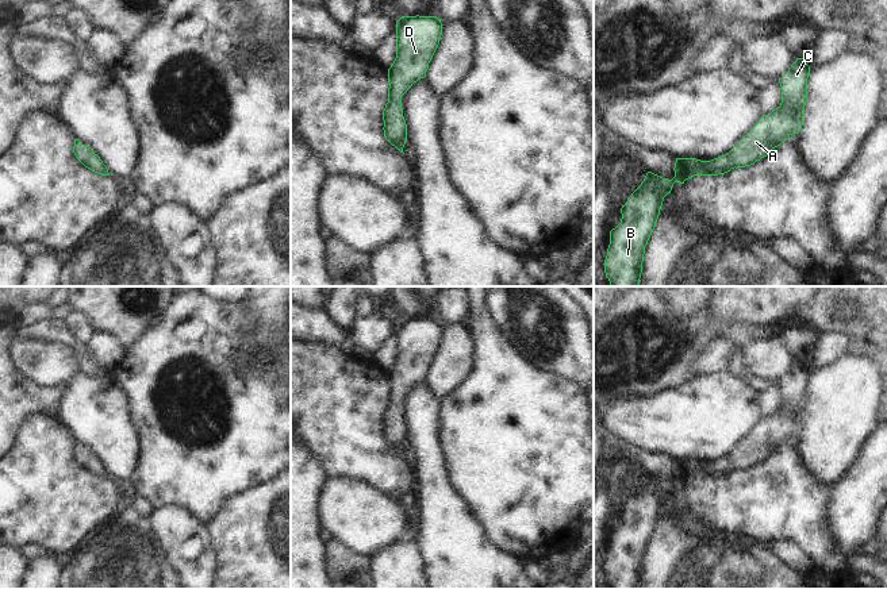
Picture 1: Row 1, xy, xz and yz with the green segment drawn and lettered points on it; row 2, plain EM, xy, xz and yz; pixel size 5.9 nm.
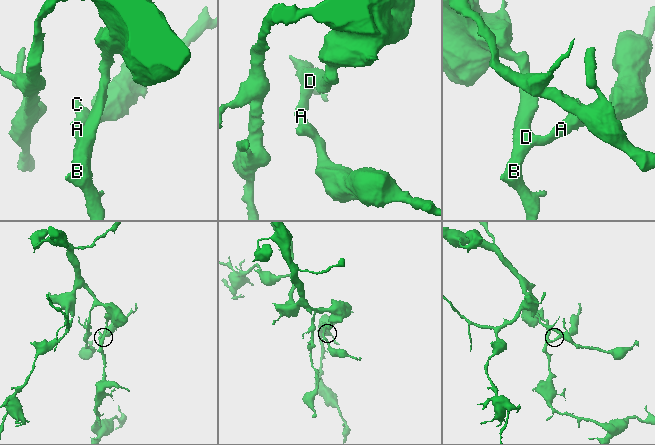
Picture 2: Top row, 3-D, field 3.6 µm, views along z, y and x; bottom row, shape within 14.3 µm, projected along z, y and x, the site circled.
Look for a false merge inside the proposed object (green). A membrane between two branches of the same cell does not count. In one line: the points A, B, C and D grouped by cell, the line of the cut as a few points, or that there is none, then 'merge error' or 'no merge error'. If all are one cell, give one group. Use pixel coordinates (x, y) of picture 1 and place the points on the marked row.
groups A B C D; cut none; no merge error

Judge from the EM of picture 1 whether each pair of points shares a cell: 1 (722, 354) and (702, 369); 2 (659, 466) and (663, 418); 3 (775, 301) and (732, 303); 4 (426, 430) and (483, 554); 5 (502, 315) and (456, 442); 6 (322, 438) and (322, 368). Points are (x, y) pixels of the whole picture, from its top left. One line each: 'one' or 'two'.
1: one
2: two
3: one
4: one
5: two
6: one

